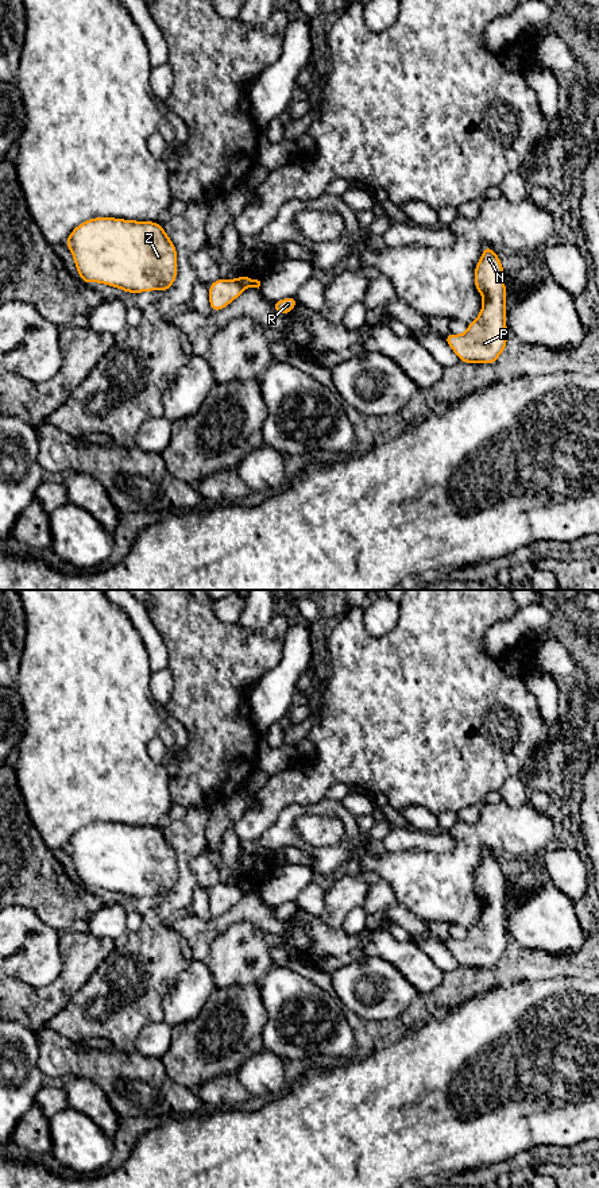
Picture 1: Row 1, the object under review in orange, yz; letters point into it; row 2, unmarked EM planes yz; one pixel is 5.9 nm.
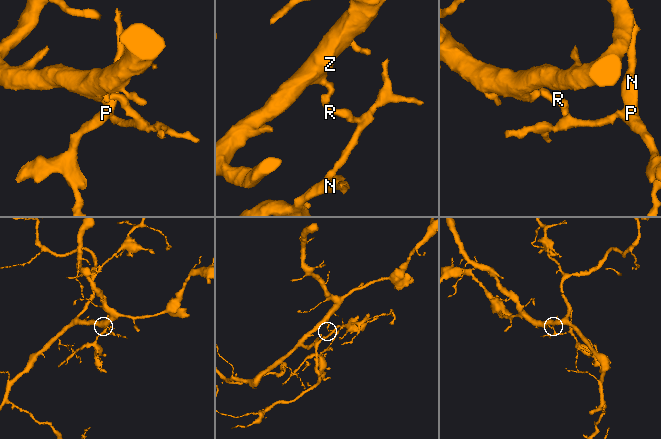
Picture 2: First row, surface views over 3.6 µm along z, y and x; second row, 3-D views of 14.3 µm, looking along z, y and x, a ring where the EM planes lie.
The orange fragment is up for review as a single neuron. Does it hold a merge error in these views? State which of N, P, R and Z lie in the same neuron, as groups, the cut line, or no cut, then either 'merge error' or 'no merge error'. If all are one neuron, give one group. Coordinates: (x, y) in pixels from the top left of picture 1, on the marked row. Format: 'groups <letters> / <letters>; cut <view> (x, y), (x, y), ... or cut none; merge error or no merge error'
groups N P R / Z; cut yz (236, 280), (243, 289); merge error

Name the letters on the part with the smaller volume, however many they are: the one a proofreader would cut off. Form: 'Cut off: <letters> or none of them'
Cut off: N, P, R

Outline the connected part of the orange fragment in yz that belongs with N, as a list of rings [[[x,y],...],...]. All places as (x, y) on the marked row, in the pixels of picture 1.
[[[483,247],[475,266],[475,289],[483,296],[476,320],[468,323],[464,335],[447,333],[445,343],[465,363],[495,363],[506,348],[505,270],[494,248]]]

